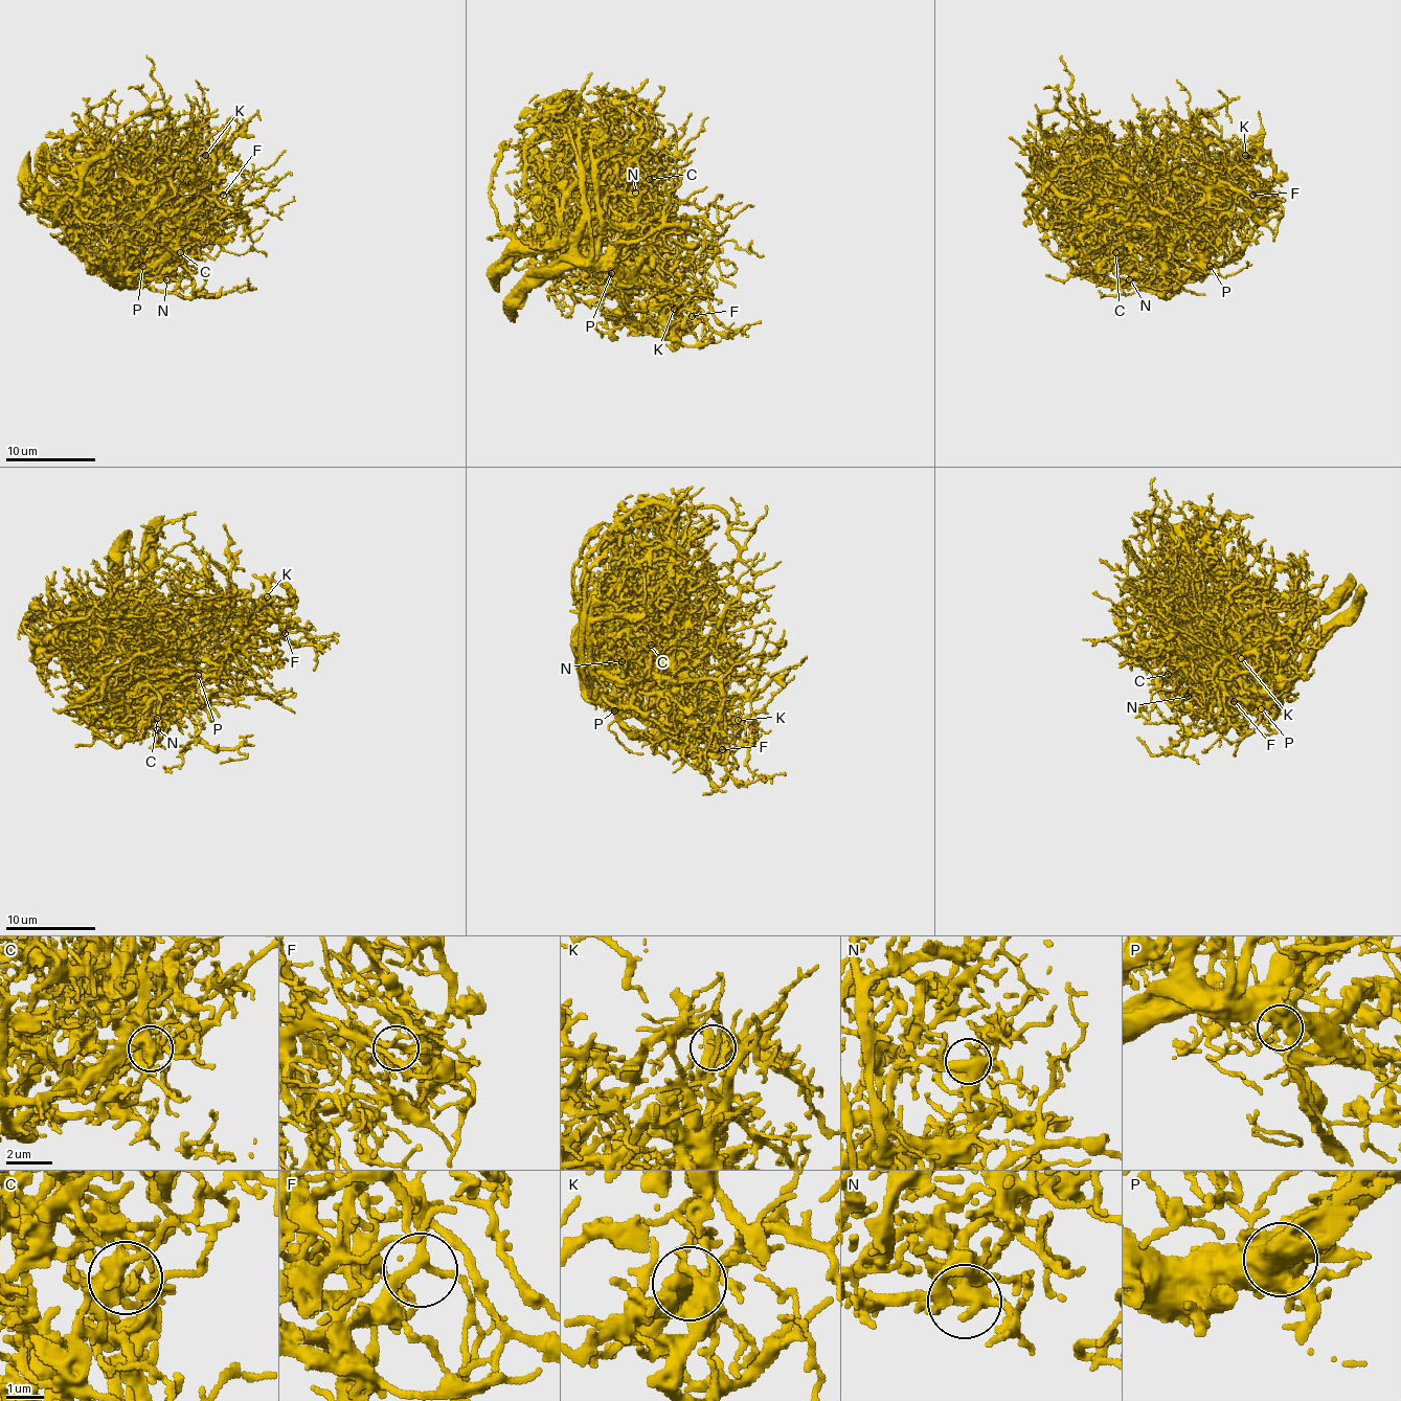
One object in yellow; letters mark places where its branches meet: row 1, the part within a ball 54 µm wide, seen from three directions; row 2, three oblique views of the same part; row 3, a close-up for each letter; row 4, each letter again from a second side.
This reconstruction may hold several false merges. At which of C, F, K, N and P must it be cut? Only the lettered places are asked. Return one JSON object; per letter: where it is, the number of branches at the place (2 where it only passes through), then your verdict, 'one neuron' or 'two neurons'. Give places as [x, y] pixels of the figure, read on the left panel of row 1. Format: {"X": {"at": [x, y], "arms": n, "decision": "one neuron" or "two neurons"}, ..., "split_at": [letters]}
{"C": {"at": [180, 252], "arms": 6, "decision": "one neuron"}, "F": {"at": [223, 195], "arms": 3, "decision": "one neuron"}, "K": {"at": [205, 155], "arms": 6, "decision": "two neurons"}, "N": {"at": [166, 279], "arms": 6, "decision": "one neuron"}, "P": {"at": [142, 266], "arms": 4, "decision": "one neuron"}, "split_at": ["K"]}

